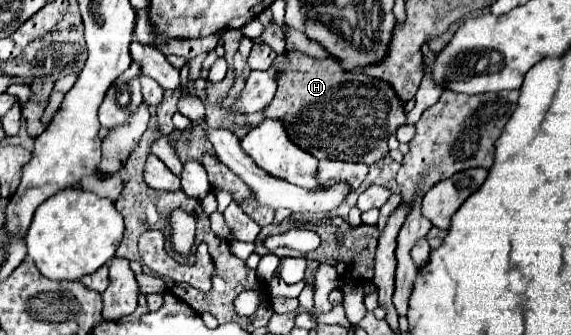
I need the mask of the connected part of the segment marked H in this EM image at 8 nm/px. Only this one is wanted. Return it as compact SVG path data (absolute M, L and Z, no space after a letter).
M288 51L284 55L278 55L274 63L280 63L284 57L290 61L290 65L284 67L278 75L278 91L272 103L264 109L266 117L278 117L286 121L288 135L292 135L292 141L296 141L296 145L300 145L302 149L308 149L308 153L318 159L338 159L372 165L388 155L388 137L396 131L398 125L406 123L406 103L398 97L390 83L372 79L358 71L344 71L334 61L312 59L300 51Z

